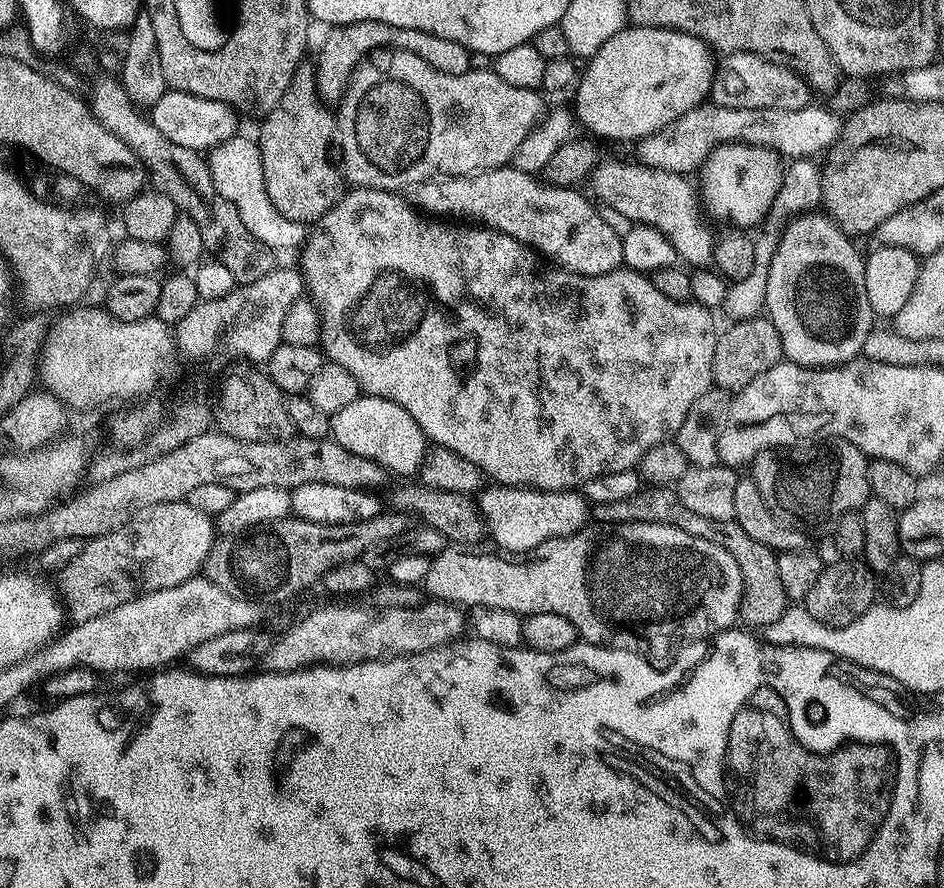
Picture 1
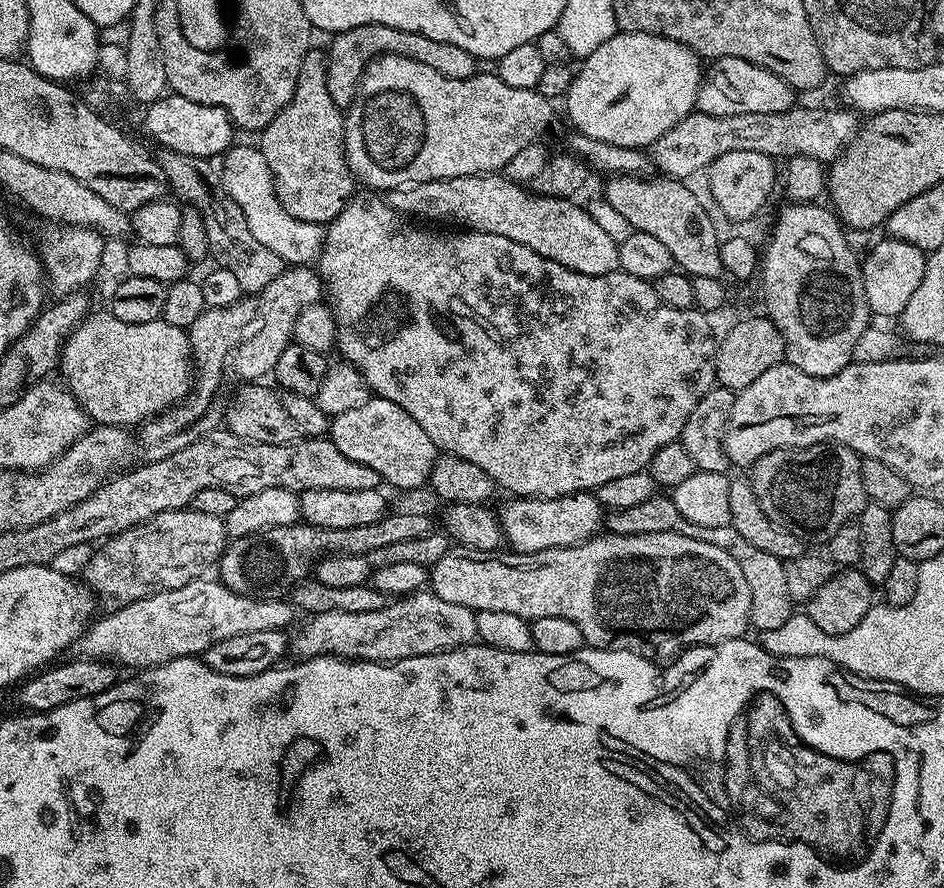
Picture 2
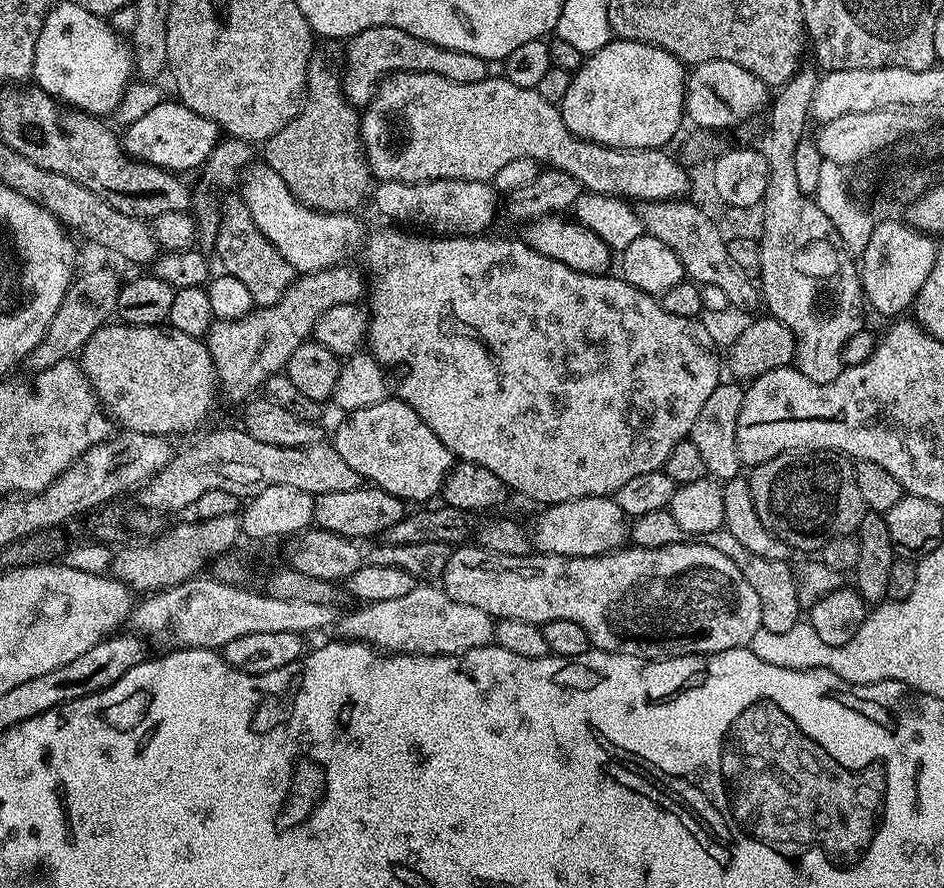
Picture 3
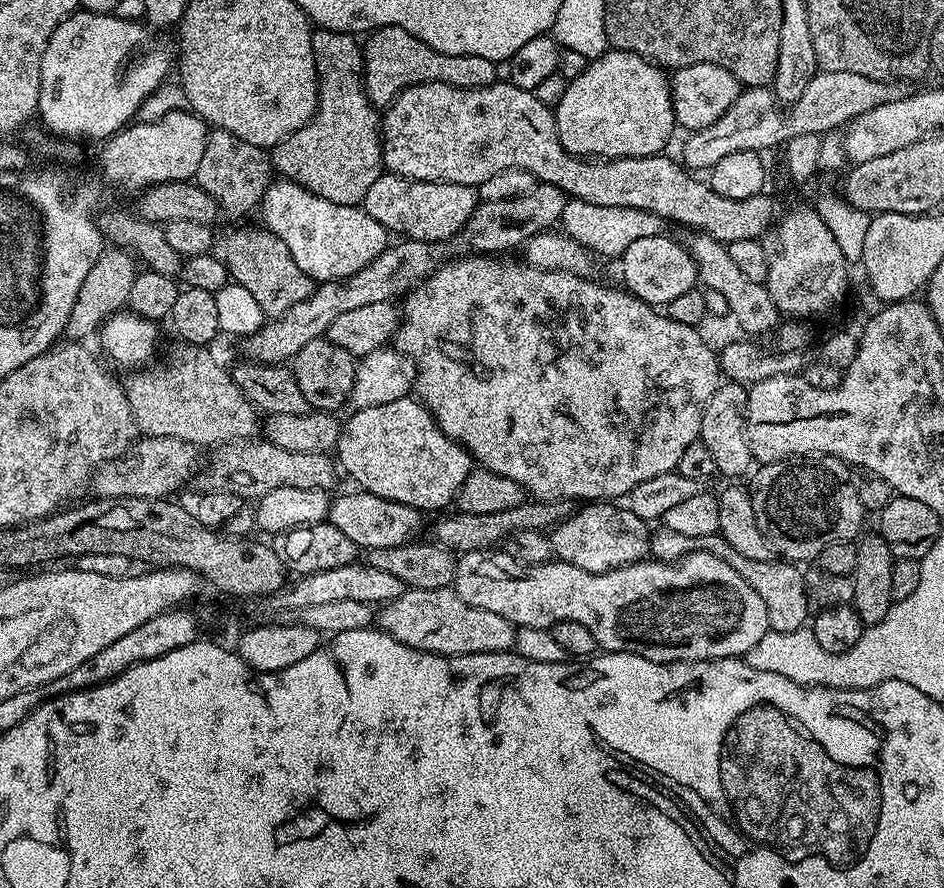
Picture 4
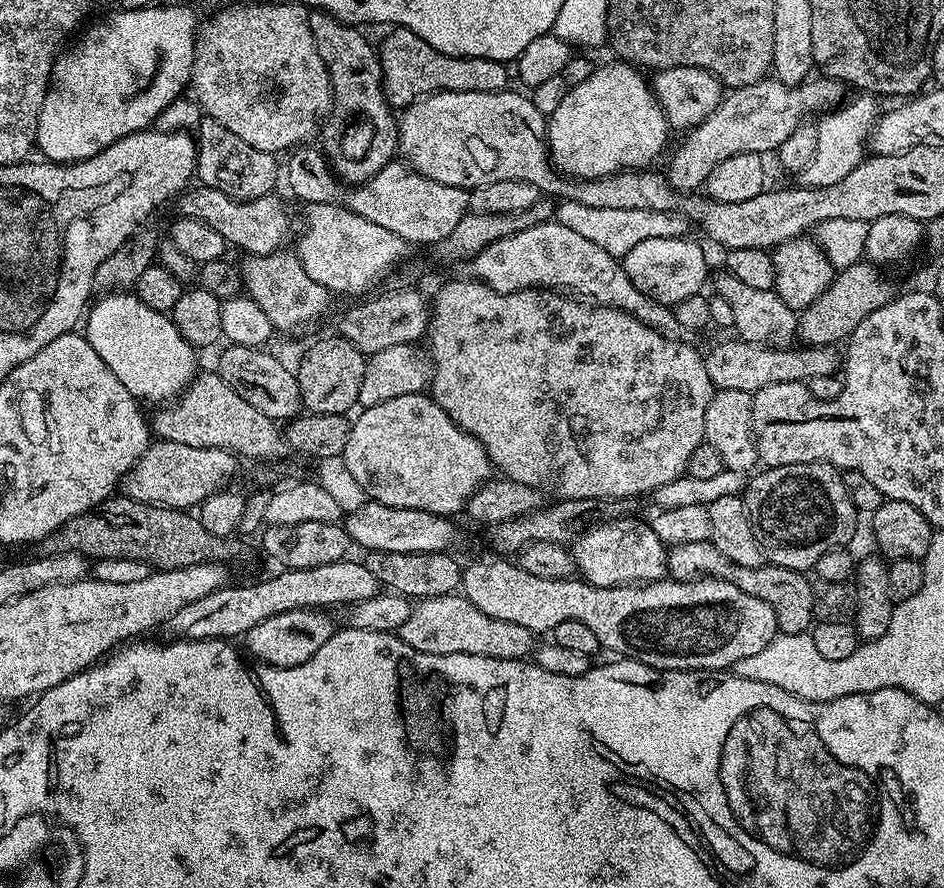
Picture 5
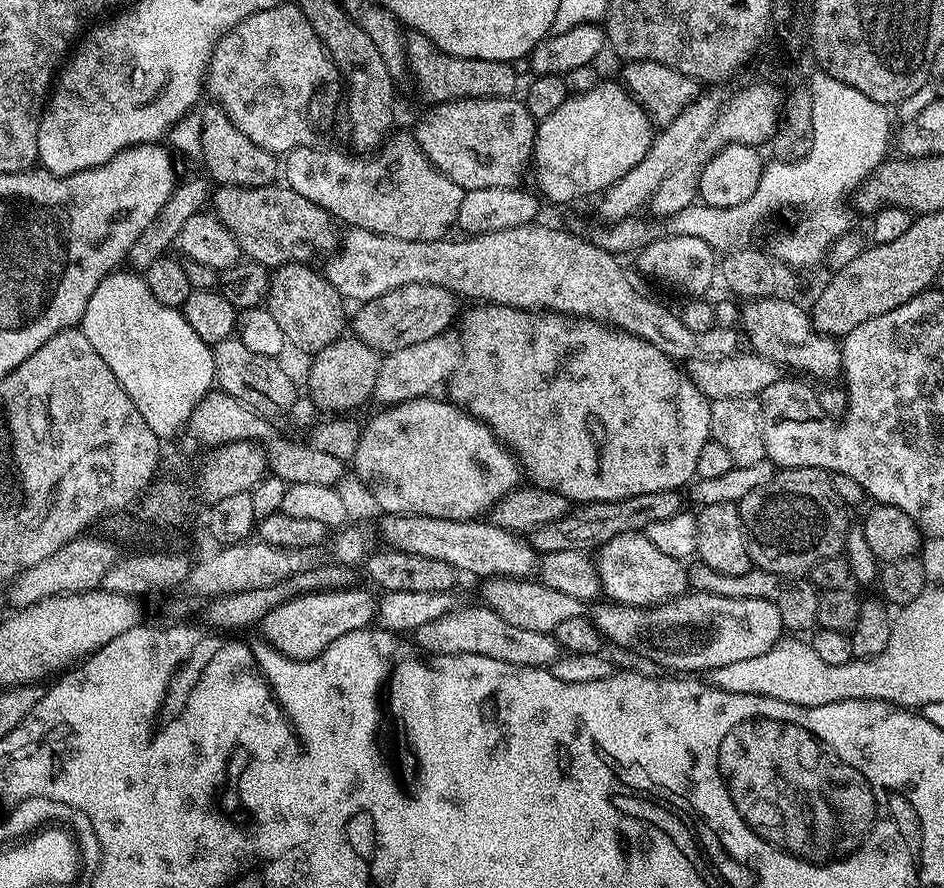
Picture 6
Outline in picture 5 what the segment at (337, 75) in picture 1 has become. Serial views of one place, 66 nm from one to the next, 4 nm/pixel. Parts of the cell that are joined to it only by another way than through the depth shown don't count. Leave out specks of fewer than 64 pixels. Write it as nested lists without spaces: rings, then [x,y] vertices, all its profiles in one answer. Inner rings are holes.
[[[393,27],[389,32],[392,33],[378,44],[378,55],[384,75],[384,95],[393,109],[403,110],[432,92],[503,92],[509,87],[505,61],[442,54],[442,50],[434,50],[430,42],[422,42],[410,30]]]

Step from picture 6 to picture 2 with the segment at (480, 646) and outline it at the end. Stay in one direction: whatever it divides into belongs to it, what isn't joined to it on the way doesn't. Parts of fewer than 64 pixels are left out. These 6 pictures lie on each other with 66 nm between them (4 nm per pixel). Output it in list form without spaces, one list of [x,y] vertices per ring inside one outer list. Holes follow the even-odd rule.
[[[421,590],[410,596],[398,598],[382,610],[369,613],[342,613],[330,610],[318,613],[309,624],[290,640],[290,652],[300,660],[312,660],[316,656],[335,656],[345,660],[374,660],[377,664],[390,664],[397,660],[429,656],[435,652],[449,652],[451,648],[463,648],[476,640],[476,613],[466,606],[454,606],[454,602],[442,602],[431,590]]]

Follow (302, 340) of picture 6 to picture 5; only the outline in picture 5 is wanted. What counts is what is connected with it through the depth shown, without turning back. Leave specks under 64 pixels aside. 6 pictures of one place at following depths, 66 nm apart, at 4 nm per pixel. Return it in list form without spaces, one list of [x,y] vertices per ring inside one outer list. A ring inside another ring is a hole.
[[[281,250],[265,256],[245,255],[244,264],[239,265],[240,275],[244,278],[246,295],[258,306],[266,318],[270,318],[273,329],[280,332],[296,332],[307,324],[312,324],[328,308],[330,294],[302,266],[302,262],[291,251]]]

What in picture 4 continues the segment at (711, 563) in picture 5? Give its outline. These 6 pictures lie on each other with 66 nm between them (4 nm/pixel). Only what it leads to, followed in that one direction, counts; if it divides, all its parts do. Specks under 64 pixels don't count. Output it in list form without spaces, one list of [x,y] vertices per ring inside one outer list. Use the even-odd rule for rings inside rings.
[[[660,526],[656,532],[651,533],[648,550],[653,560],[660,560],[664,564],[673,564],[675,560],[681,560],[683,556],[689,556],[691,552],[705,552],[717,556],[726,562],[739,574],[745,582],[762,597],[766,602],[766,614],[768,615],[768,626],[774,632],[793,632],[805,627],[810,620],[810,609],[808,607],[808,595],[804,585],[805,573],[799,572],[797,565],[792,562],[785,562],[780,558],[771,560],[755,560],[738,554],[730,542],[720,535],[703,536],[702,538],[686,538],[686,534],[677,534],[674,530]]]

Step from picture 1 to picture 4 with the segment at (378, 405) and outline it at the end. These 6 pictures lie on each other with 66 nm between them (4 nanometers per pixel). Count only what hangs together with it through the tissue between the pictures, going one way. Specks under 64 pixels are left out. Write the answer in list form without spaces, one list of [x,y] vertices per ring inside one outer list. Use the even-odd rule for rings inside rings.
[[[406,395],[398,402],[358,408],[351,414],[348,421],[343,421],[334,456],[356,483],[353,485],[378,494],[378,498],[419,508],[425,514],[439,513],[455,501],[456,491],[471,474],[474,461],[462,445],[442,431],[419,399]]]

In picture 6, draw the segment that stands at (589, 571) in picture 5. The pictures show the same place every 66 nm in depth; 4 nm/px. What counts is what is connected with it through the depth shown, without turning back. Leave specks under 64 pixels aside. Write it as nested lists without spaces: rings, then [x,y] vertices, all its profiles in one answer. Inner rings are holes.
[[[626,532],[610,538],[595,553],[594,561],[600,575],[601,593],[618,604],[651,608],[653,604],[663,604],[689,591],[687,567],[668,554],[662,554],[644,532]]]

